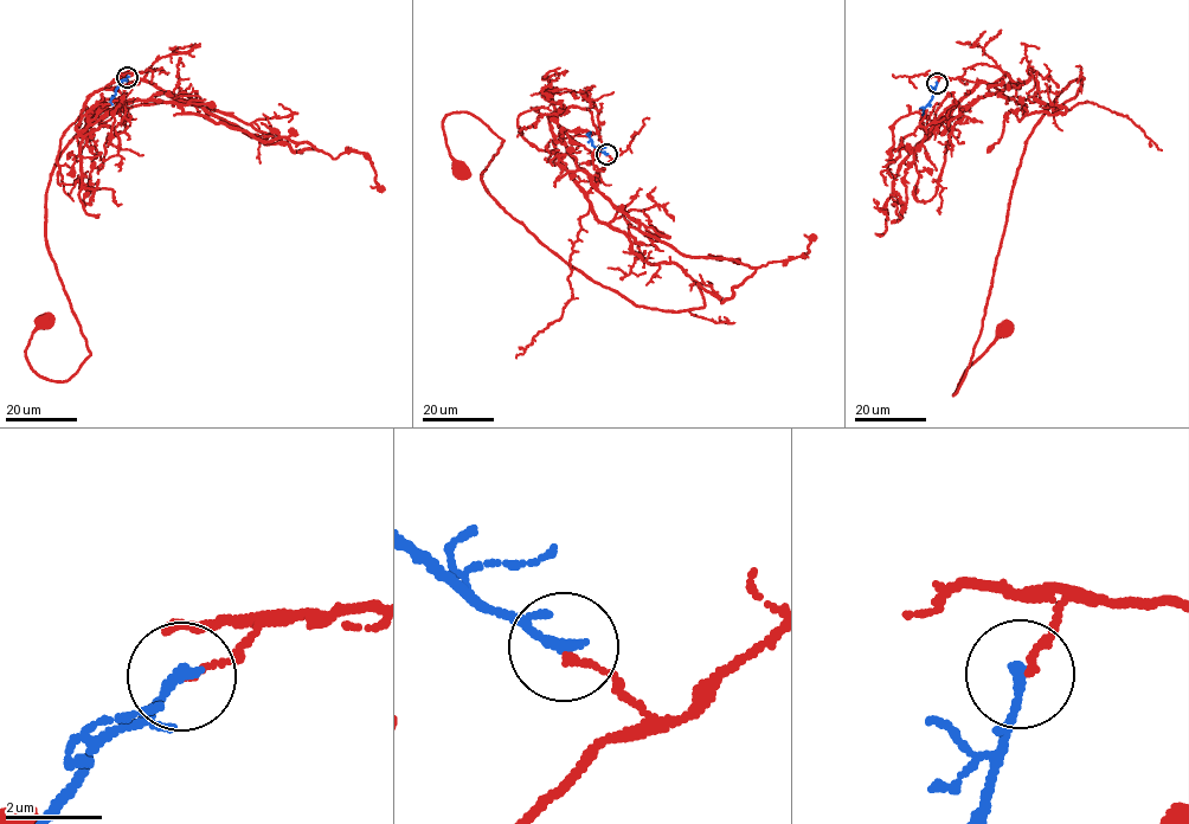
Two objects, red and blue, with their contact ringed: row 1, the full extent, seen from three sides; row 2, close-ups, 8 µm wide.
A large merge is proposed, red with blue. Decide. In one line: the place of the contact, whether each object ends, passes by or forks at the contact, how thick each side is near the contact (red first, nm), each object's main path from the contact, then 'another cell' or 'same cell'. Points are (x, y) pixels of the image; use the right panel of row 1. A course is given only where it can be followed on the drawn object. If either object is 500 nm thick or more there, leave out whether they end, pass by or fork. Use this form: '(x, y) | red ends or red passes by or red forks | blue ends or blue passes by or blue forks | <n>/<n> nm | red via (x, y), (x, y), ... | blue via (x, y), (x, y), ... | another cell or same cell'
(937, 83) | red ends | blue ends | 110/240 nm | red via (937, 83), (1032, 76), (1053, 107), (1081, 79), (1027, 141), (952, 394), (1006, 329) | blue via (937, 83), (921, 115) | another cell

